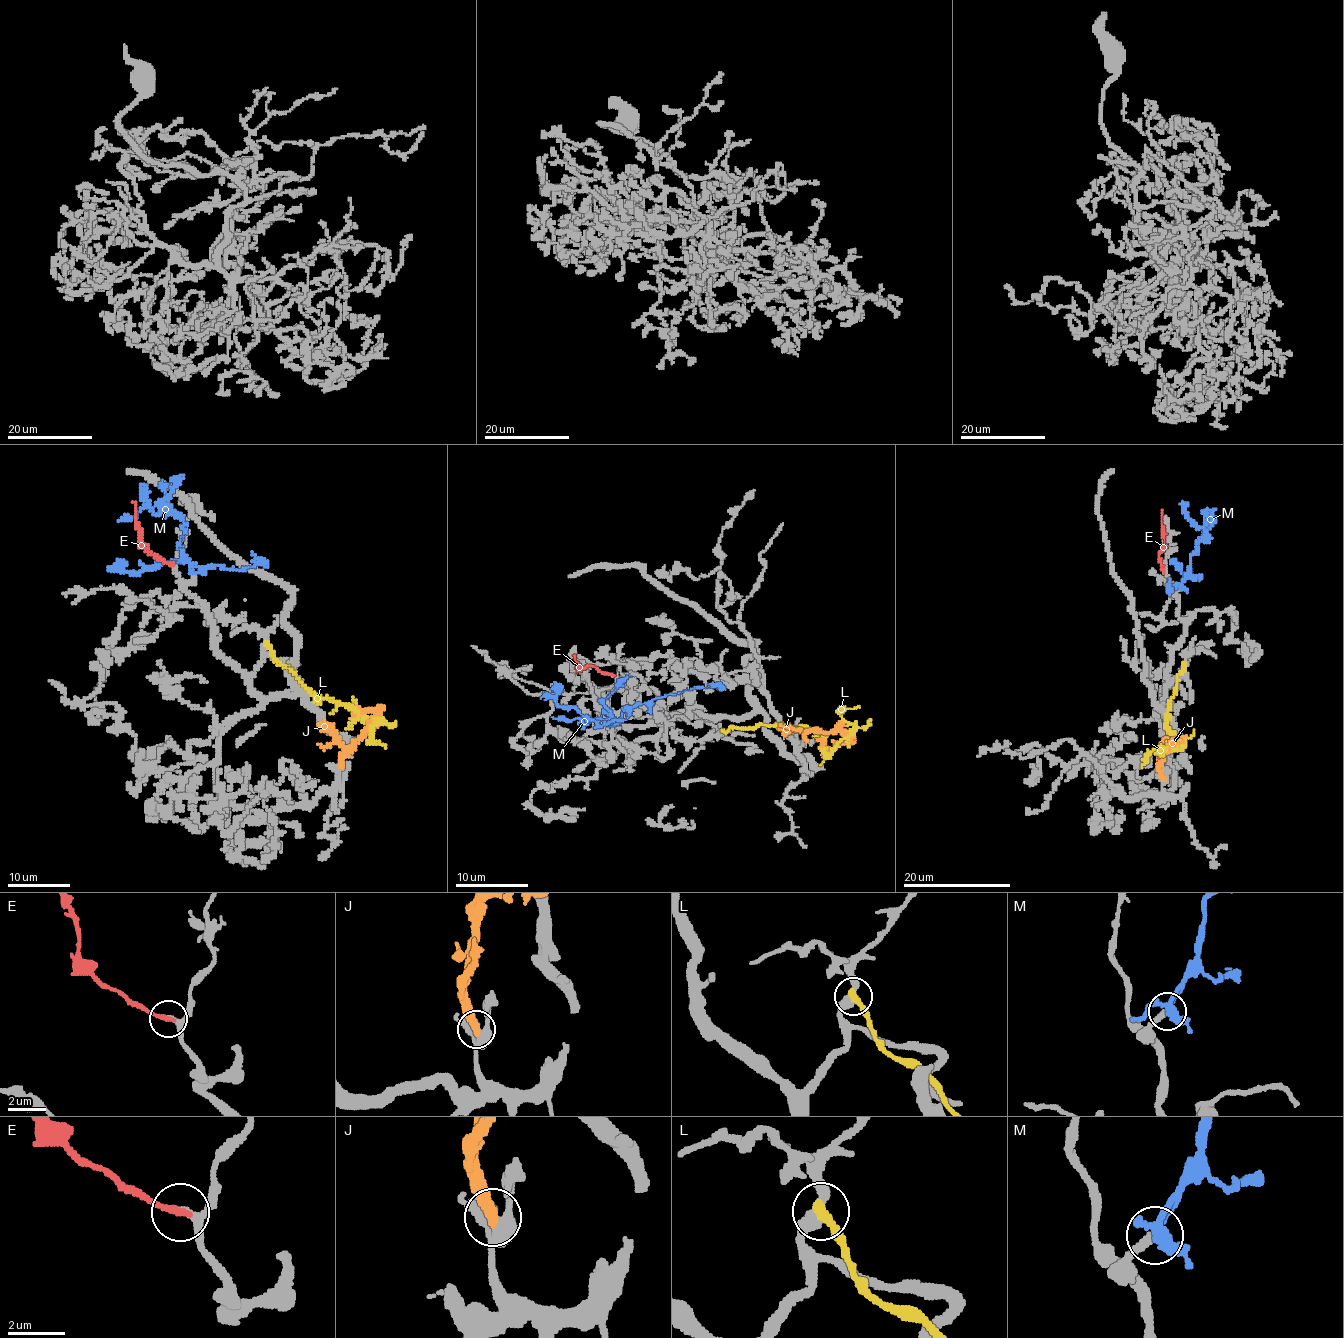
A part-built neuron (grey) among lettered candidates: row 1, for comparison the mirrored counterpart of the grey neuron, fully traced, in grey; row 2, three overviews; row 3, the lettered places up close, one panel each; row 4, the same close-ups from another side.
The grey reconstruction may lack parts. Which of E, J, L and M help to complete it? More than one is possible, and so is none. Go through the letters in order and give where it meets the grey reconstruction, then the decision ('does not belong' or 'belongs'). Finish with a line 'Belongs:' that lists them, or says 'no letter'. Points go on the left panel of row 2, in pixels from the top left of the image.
E: (170, 563) | belongs
J: (341, 765) | does not belong
L: (267, 644) | does not belong
M: (193, 572) | belongs
Belongs: E, M

